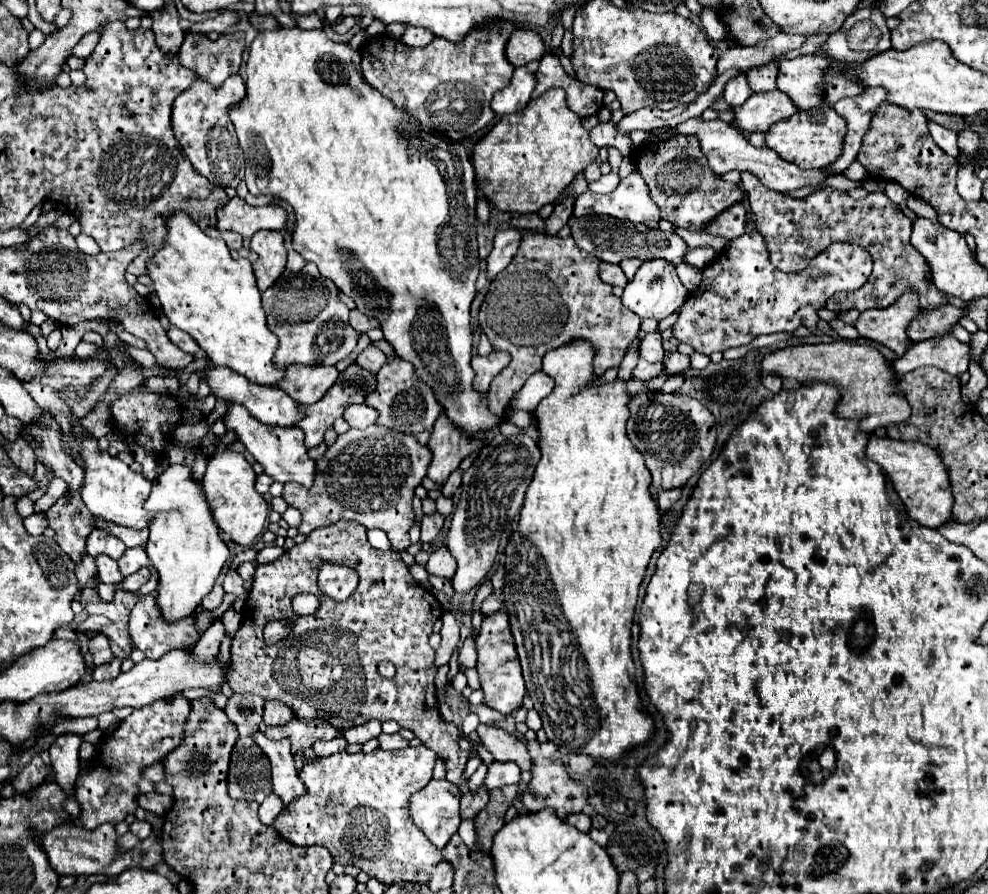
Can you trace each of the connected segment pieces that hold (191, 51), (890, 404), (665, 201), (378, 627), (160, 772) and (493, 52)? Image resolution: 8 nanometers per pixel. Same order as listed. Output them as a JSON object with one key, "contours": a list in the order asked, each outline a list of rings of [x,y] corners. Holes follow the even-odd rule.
{"contours":[[[[237,32],[213,42],[203,34],[187,34],[179,50],[179,62],[207,78],[213,86],[219,86],[229,74],[239,70],[245,48],[243,38],[243,32]]],[[[831,342],[787,346],[783,350],[765,354],[761,360],[761,374],[775,374],[779,378],[795,378],[799,384],[829,382],[839,390],[835,416],[859,422],[859,430],[871,434],[877,426],[903,422],[909,418],[911,408],[907,400],[895,394],[895,376],[885,358],[867,344]]],[[[675,136],[667,142],[647,144],[637,148],[633,156],[637,158],[641,176],[651,190],[651,198],[661,208],[661,218],[689,232],[703,232],[705,226],[719,216],[719,212],[741,202],[745,196],[737,184],[721,180],[721,176],[707,168],[707,160],[701,154],[695,138]]],[[[339,520],[331,526],[313,530],[303,544],[295,544],[291,550],[287,550],[281,558],[261,564],[255,570],[253,586],[249,590],[249,596],[245,600],[243,610],[243,624],[239,632],[235,634],[233,646],[231,646],[231,660],[233,668],[227,676],[229,686],[233,692],[245,694],[257,694],[263,700],[281,700],[285,702],[297,718],[321,718],[329,720],[335,728],[347,730],[351,726],[365,724],[371,718],[377,718],[379,722],[395,720],[401,728],[409,728],[415,732],[421,742],[431,748],[437,756],[447,760],[447,780],[457,784],[469,800],[469,806],[461,810],[463,820],[475,820],[477,814],[487,806],[489,792],[485,788],[479,788],[475,796],[467,790],[467,780],[463,780],[463,770],[467,764],[469,754],[459,748],[461,732],[455,724],[445,722],[437,708],[435,698],[435,650],[429,646],[429,634],[433,632],[433,624],[441,618],[441,604],[439,600],[423,586],[415,582],[415,578],[409,574],[407,564],[401,560],[397,552],[383,552],[375,550],[367,542],[367,528],[355,522]],[[323,562],[335,562],[345,564],[353,568],[359,574],[359,586],[353,596],[349,596],[345,602],[333,602],[325,598],[317,588],[317,572],[319,564]],[[299,592],[311,592],[319,598],[319,610],[311,616],[295,616],[291,610],[291,598]],[[271,620],[293,620],[295,630],[281,642],[269,646],[263,638],[263,630],[267,622]],[[381,660],[389,660],[395,664],[397,672],[393,678],[381,678],[377,674],[377,664]]],[[[162,763],[153,764],[143,770],[143,778],[153,781],[154,783],[166,781]]],[[[487,28],[487,32],[471,32],[471,36],[465,36],[459,44],[435,38],[425,48],[407,48],[403,40],[391,34],[379,34],[361,46],[361,74],[397,106],[409,108],[423,126],[461,142],[483,130],[495,118],[489,102],[497,90],[511,82],[515,68],[505,56],[505,46],[517,30],[519,28],[511,28],[511,32],[507,32],[507,28]]]]}

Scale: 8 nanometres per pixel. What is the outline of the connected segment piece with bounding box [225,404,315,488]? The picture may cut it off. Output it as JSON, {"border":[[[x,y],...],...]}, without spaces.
{"border":[[[231,404],[229,412],[225,416],[225,426],[229,430],[235,430],[239,440],[245,444],[245,448],[255,456],[255,460],[263,466],[265,474],[271,476],[277,482],[299,482],[305,488],[311,488],[311,484],[315,482],[315,462],[307,456],[307,446],[305,446],[305,436],[297,426],[291,428],[271,428],[267,424],[259,424],[259,420],[255,420],[247,408],[243,408],[241,404]]]}

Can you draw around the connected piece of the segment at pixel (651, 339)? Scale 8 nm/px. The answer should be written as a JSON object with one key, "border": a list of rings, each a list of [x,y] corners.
{"border":[[[647,332],[641,340],[639,346],[641,358],[647,362],[661,362],[663,360],[663,344],[661,344],[661,334],[659,332]]]}

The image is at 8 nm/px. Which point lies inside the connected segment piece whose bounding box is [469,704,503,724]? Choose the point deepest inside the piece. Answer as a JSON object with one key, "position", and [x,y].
{"position":[486,715]}

